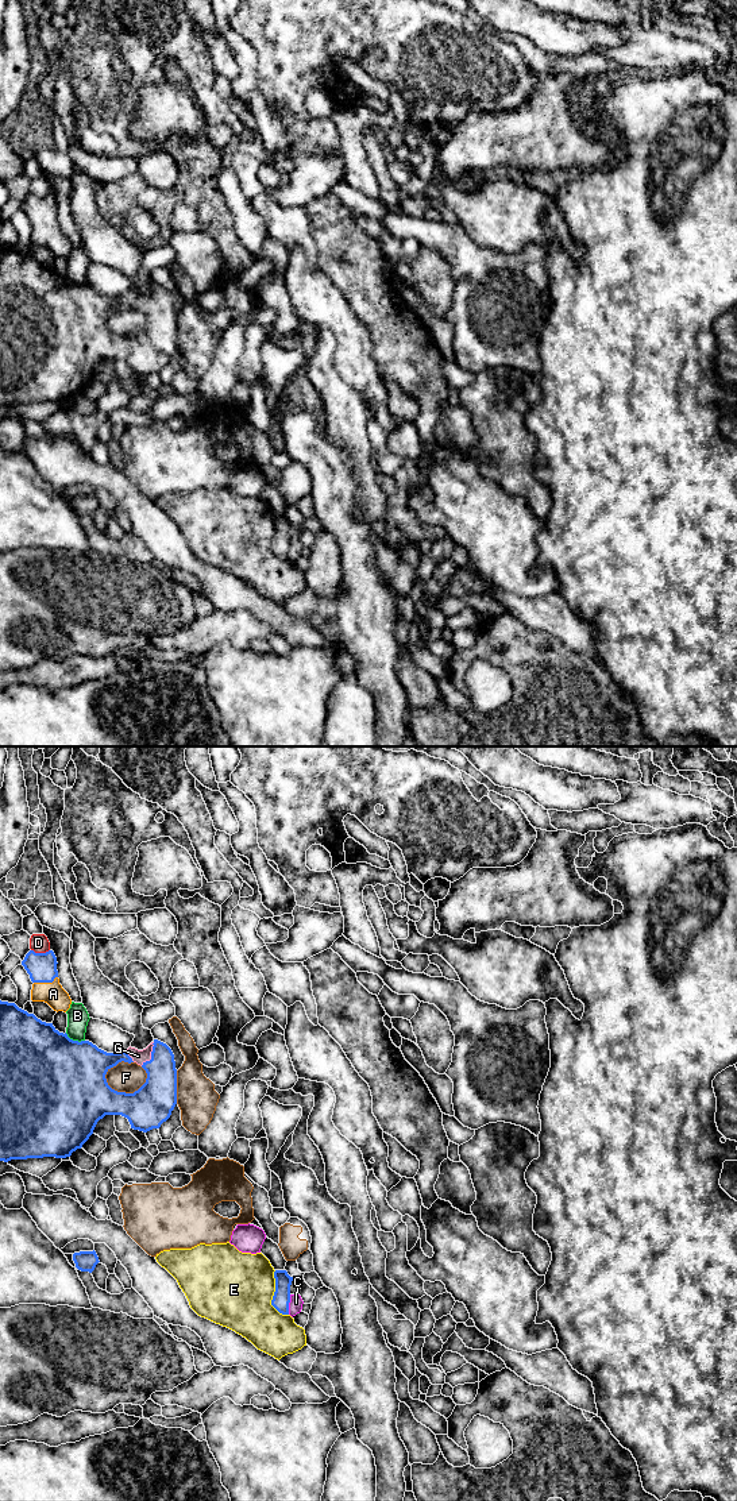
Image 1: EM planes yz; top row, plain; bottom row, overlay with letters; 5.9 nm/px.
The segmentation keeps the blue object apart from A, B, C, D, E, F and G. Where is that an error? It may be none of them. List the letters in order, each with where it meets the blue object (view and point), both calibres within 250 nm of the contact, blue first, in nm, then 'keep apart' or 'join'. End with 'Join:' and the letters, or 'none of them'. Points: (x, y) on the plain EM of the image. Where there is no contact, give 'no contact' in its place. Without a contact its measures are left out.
A: yz (45, 226) | 180/140 nm | join
B: yz (74, 285) | 500/130 nm | keep apart
C: yz (288, 548) | 110/80 nm | keep apart
D: yz (41, 197) | 180/110 nm | keep apart
E: yz (273, 540) | 110/460 nm | keep apart
F: yz (127, 338) | 320/180 nm | keep apart
G: yz (151, 300) | 220/80 nm | join
Join: A, G

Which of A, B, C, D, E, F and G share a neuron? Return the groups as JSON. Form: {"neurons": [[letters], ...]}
{"neurons": [["A", "G"], ["B"], ["C"], ["D"], ["E"], ["F"]]}

